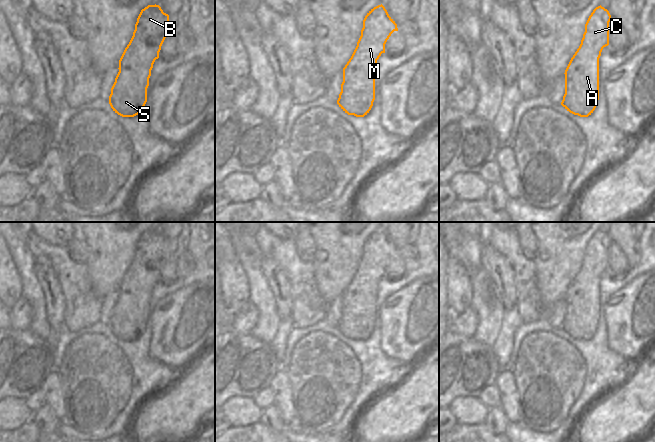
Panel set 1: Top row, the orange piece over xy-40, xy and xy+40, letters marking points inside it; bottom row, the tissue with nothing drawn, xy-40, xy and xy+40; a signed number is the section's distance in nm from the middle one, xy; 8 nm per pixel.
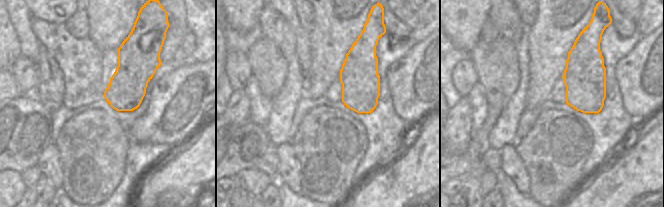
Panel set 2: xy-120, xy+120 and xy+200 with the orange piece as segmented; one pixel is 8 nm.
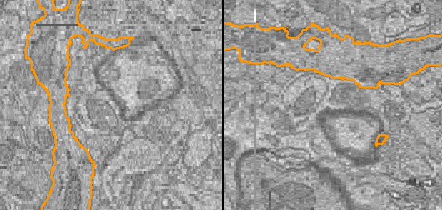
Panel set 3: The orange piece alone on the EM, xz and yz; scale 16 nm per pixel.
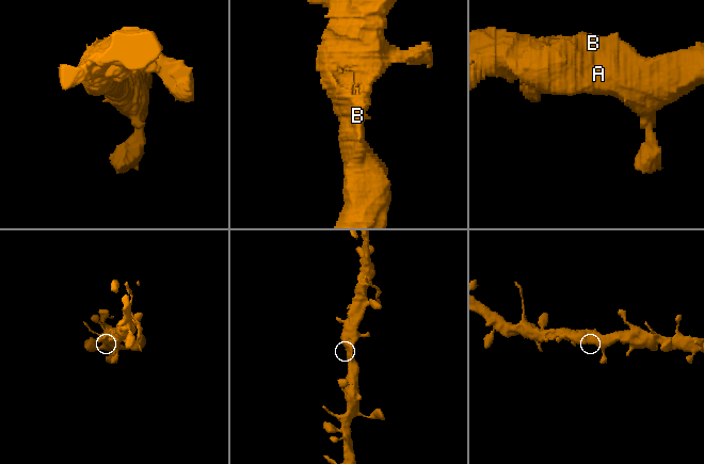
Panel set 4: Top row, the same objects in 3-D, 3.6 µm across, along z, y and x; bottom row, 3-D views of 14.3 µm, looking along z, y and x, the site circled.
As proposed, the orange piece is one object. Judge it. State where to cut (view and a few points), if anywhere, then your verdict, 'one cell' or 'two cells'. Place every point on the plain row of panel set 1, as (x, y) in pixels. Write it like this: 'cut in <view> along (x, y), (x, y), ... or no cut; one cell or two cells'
no cut; one cell

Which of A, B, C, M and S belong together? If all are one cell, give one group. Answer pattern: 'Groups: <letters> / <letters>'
Groups: A B C M S

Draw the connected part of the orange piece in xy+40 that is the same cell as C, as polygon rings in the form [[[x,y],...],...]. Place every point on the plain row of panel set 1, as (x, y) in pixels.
[[[601,229],[596,231],[585,248],[581,268],[565,294],[565,318],[561,329],[570,337],[588,341],[599,324],[599,282],[604,271],[609,269],[609,246],[611,239]]]

